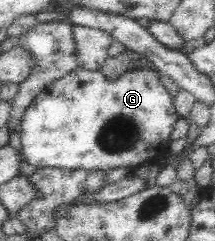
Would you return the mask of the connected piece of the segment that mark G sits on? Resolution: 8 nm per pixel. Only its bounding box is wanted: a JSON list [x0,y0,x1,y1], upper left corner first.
[19,25,180,171]

